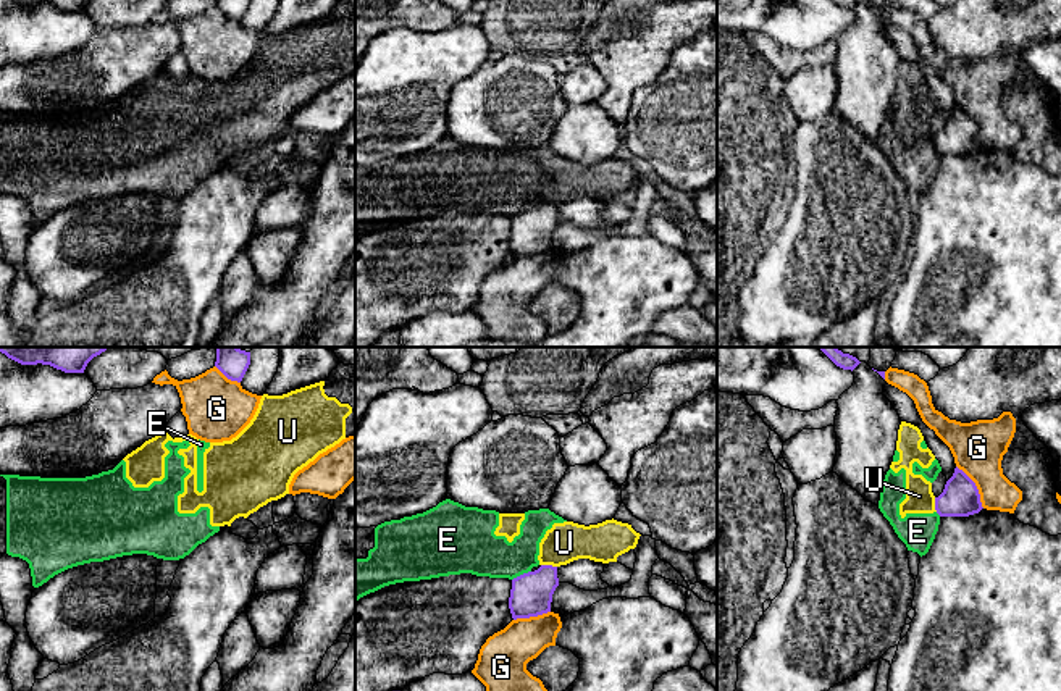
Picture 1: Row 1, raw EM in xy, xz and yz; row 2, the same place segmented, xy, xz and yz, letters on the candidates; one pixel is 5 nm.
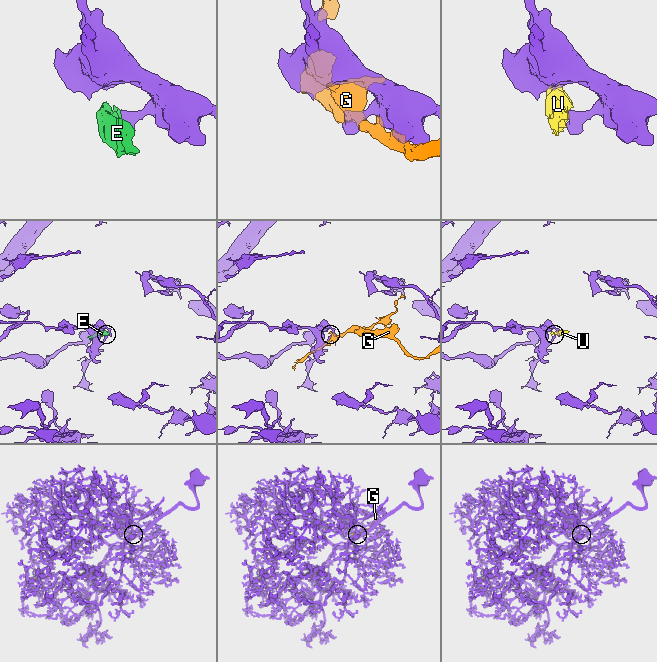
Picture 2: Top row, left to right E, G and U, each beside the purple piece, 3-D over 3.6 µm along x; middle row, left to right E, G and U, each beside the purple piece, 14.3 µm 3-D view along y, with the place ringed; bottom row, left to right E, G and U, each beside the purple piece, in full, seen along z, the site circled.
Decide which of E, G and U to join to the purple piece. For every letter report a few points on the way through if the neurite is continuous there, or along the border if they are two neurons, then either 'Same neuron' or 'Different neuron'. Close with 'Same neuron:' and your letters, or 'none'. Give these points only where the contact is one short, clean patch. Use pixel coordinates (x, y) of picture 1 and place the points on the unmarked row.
E: Boundary: xz (530, 209), (512, 218). Different neuron
G: Different neuron
U: Boundary: xz (541, 202), (556, 205). Different neuron
Same neuron: none

